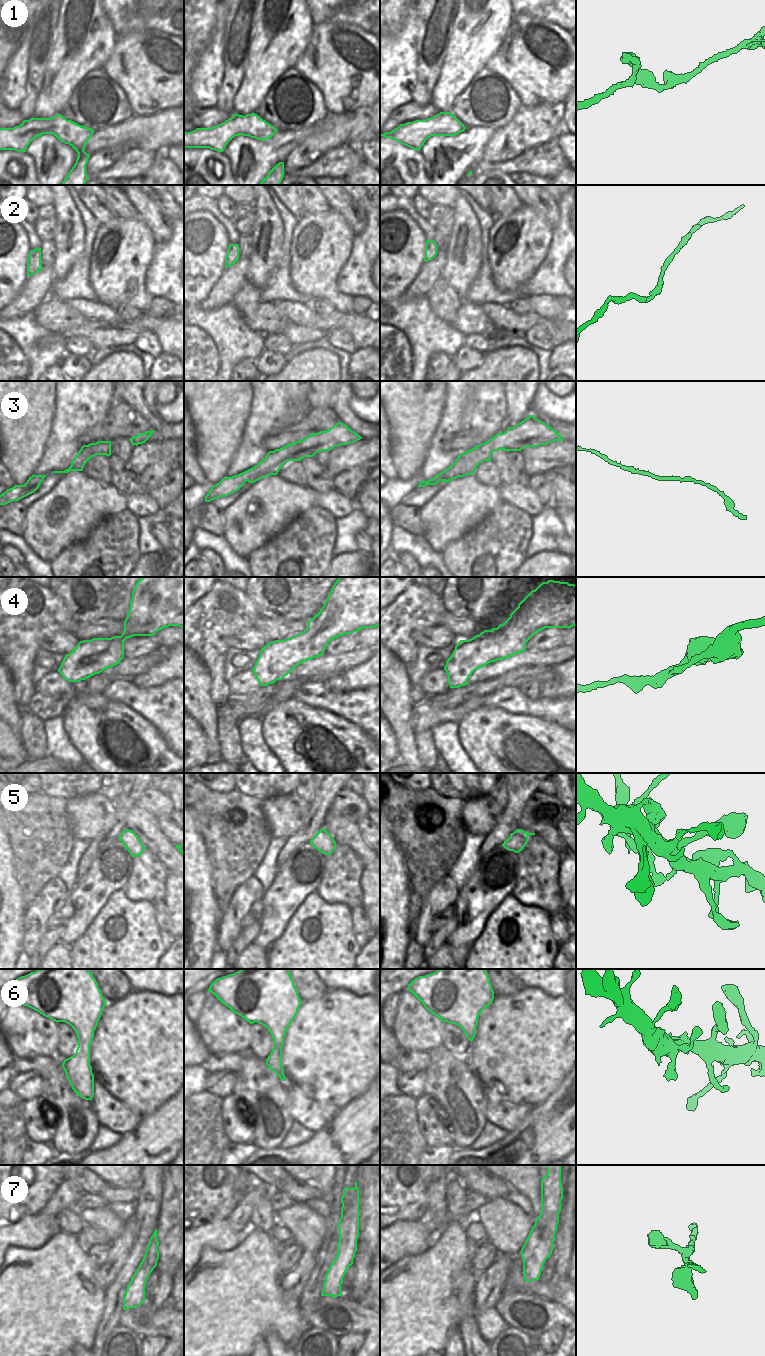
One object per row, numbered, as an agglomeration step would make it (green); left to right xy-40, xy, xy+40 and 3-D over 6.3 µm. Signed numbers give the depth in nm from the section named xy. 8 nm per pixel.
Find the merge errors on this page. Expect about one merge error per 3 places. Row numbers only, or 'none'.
5.

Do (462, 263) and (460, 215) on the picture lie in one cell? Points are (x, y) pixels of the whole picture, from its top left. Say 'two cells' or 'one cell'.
one cell

